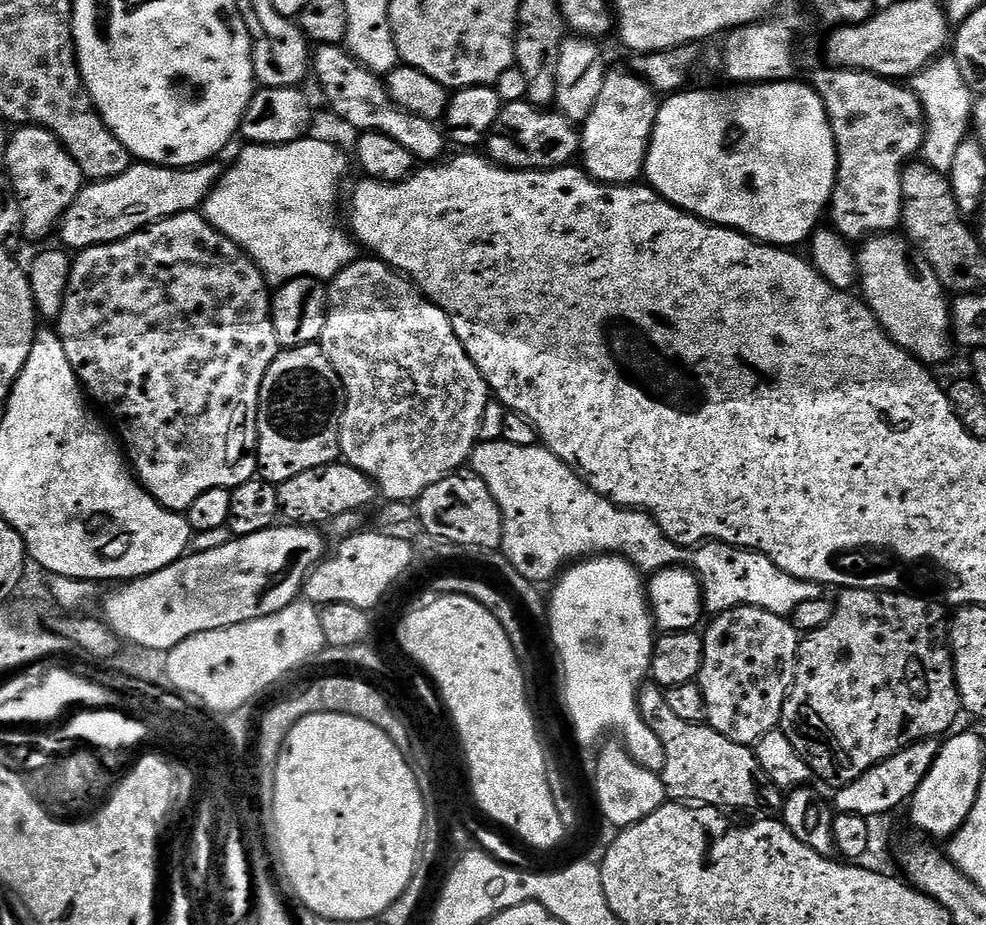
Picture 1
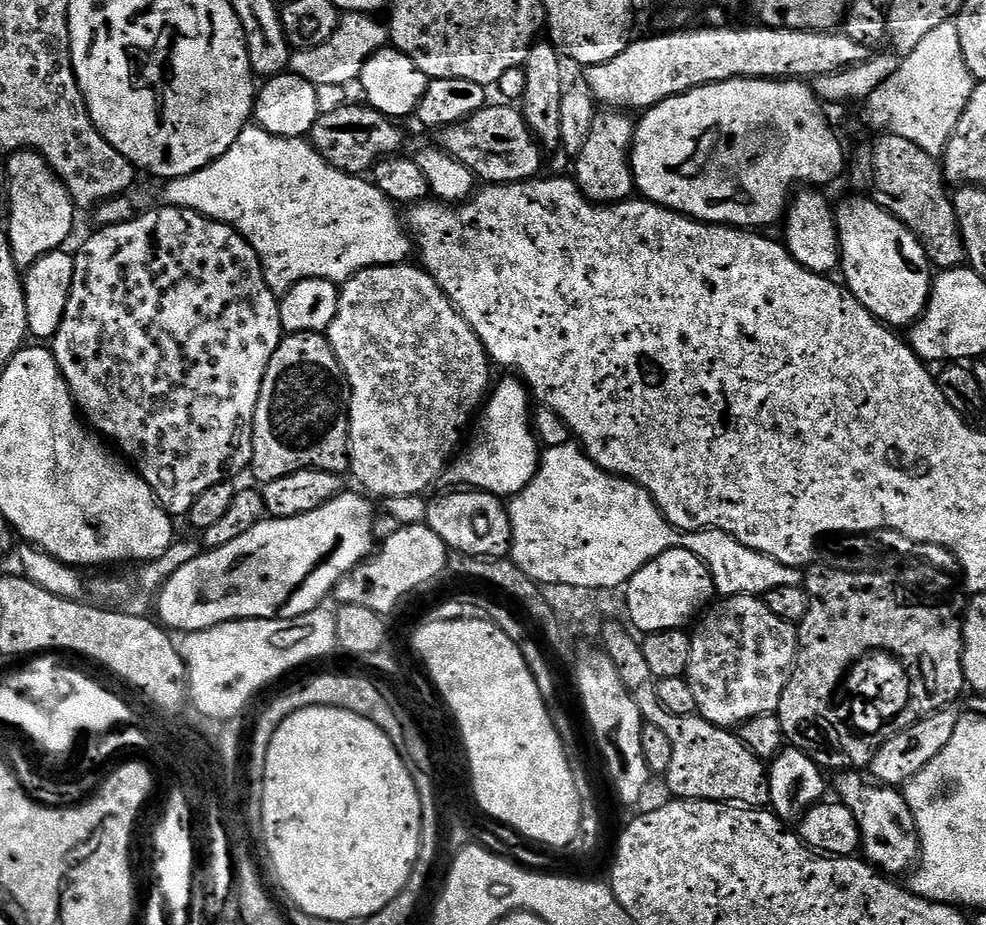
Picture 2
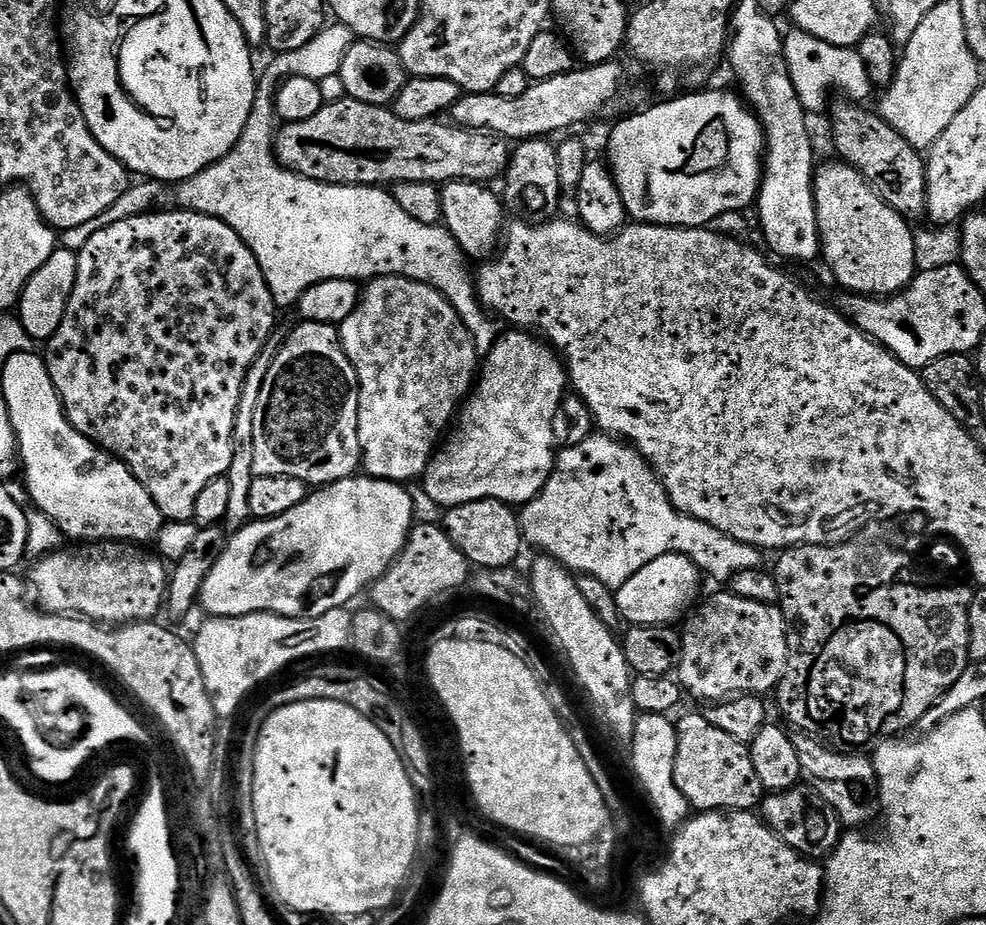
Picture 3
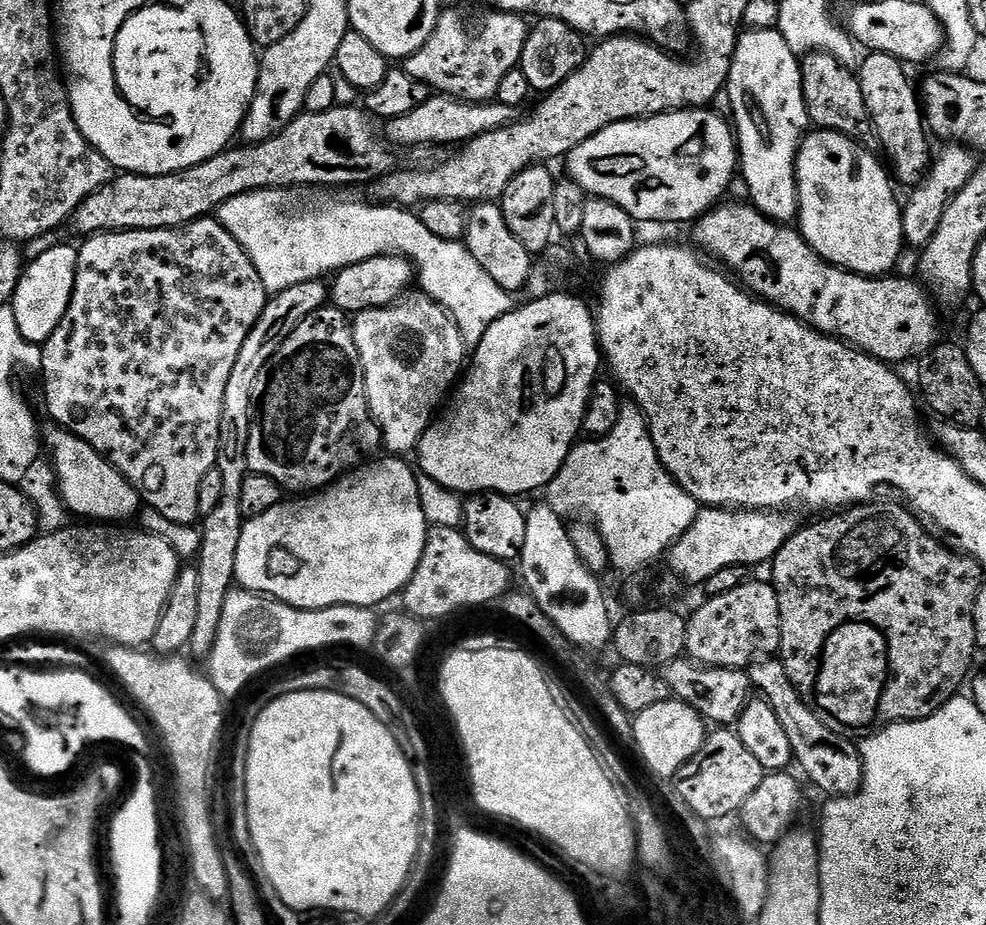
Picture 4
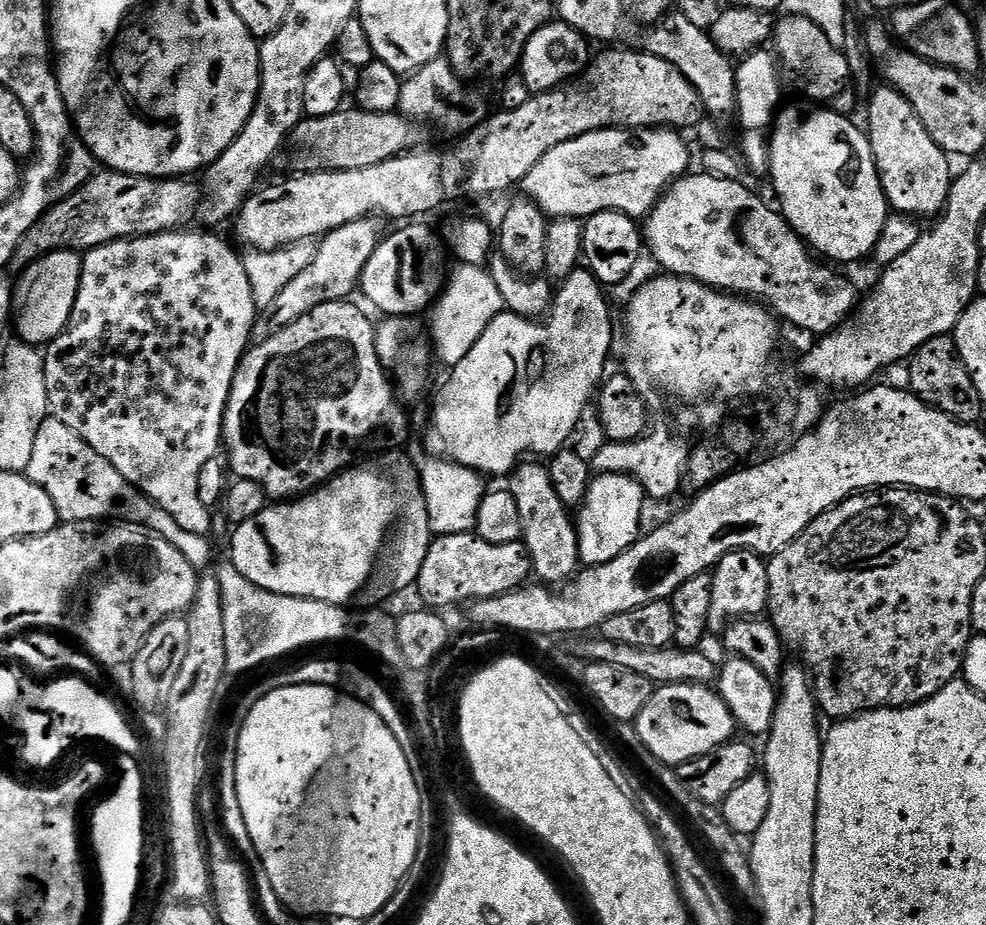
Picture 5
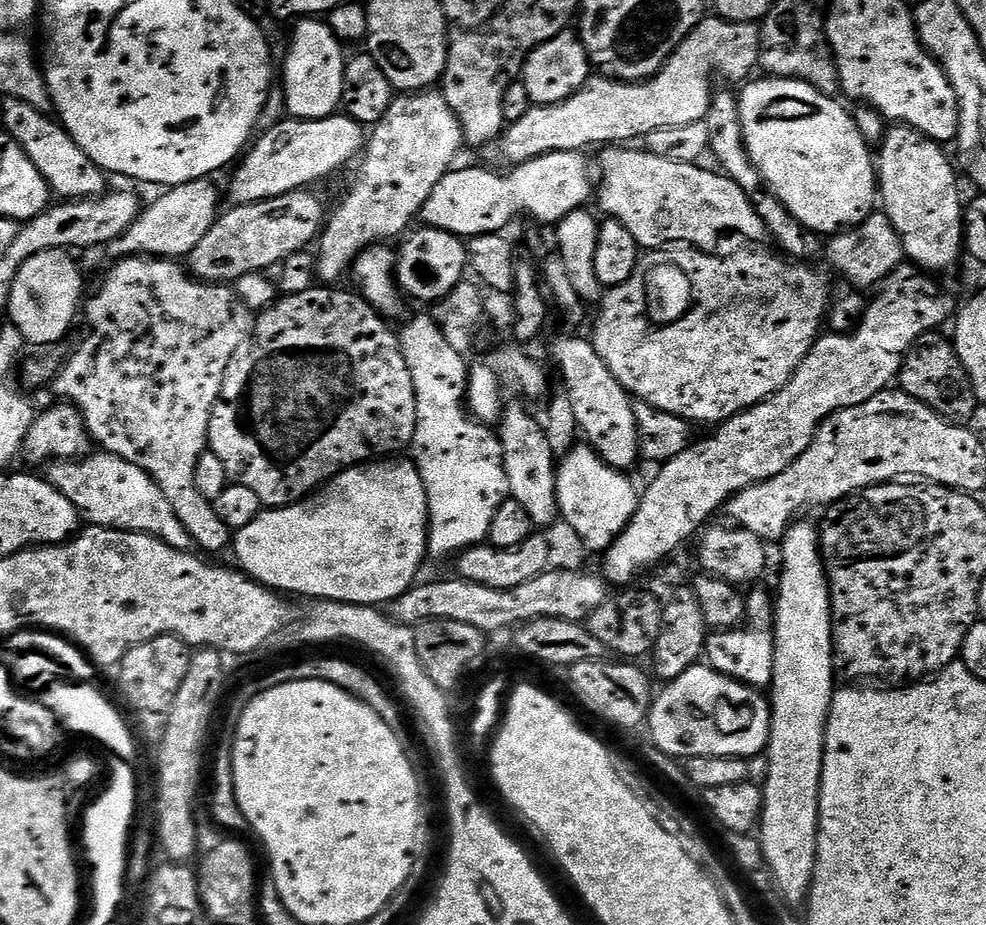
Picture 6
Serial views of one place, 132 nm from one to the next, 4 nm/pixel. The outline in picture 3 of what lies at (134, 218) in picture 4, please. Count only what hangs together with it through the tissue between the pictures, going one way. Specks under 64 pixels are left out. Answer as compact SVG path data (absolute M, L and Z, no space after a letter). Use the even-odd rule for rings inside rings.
M339 98L333 102L325 103L322 110L318 110L318 114L314 114L314 118L306 118L302 122L290 122L284 124L277 131L274 137L274 147L276 149L276 161L279 162L281 168L289 168L292 172L297 172L299 176L305 176L311 180L317 180L323 184L359 184L361 186L395 186L405 184L406 182L426 182L427 184L435 184L443 186L452 180L475 180L477 182L493 182L499 181L501 177L507 173L508 164L512 161L514 151L513 145L505 140L502 136L495 136L492 132L483 132L482 130L474 130L473 128L464 128L461 124L453 124L445 122L443 119L423 120L422 122L406 122L406 118L398 118L398 114L393 112L391 107L381 106L378 104L367 104L366 102L358 102L347 98Z

